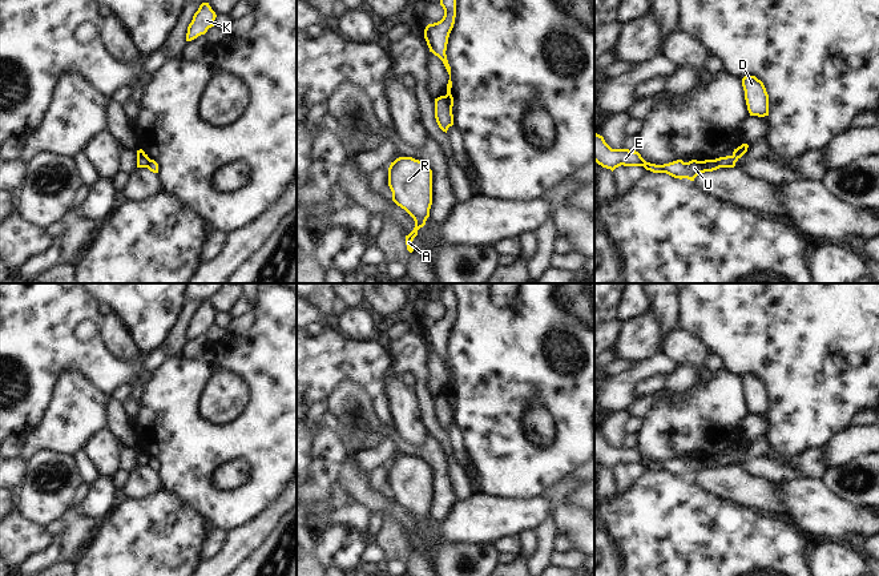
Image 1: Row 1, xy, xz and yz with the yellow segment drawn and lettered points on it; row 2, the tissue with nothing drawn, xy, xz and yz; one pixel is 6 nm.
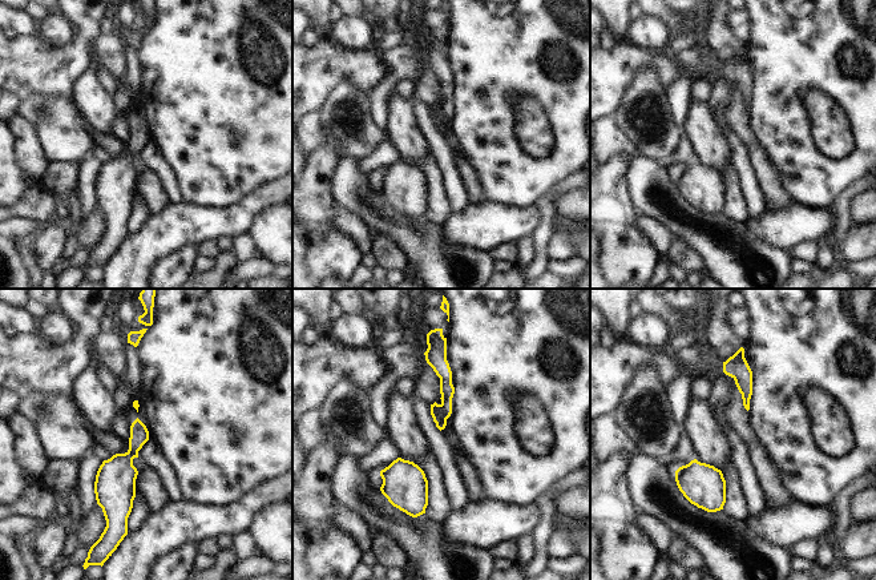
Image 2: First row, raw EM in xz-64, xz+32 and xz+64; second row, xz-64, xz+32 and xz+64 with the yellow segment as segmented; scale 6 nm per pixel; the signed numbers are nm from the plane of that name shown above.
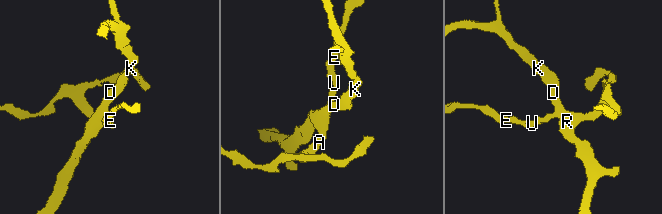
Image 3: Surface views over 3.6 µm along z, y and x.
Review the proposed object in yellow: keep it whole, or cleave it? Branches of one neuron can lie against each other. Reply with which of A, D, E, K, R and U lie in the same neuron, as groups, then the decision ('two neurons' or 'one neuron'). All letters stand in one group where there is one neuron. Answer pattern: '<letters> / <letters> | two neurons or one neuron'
A D K R / E U | two neurons

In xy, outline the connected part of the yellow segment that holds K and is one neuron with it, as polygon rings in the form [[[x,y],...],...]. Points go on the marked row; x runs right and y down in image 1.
[[[202,3],[188,27],[186,41],[191,41],[198,36],[205,35],[209,28],[214,27],[215,17],[217,15],[209,3]]]

